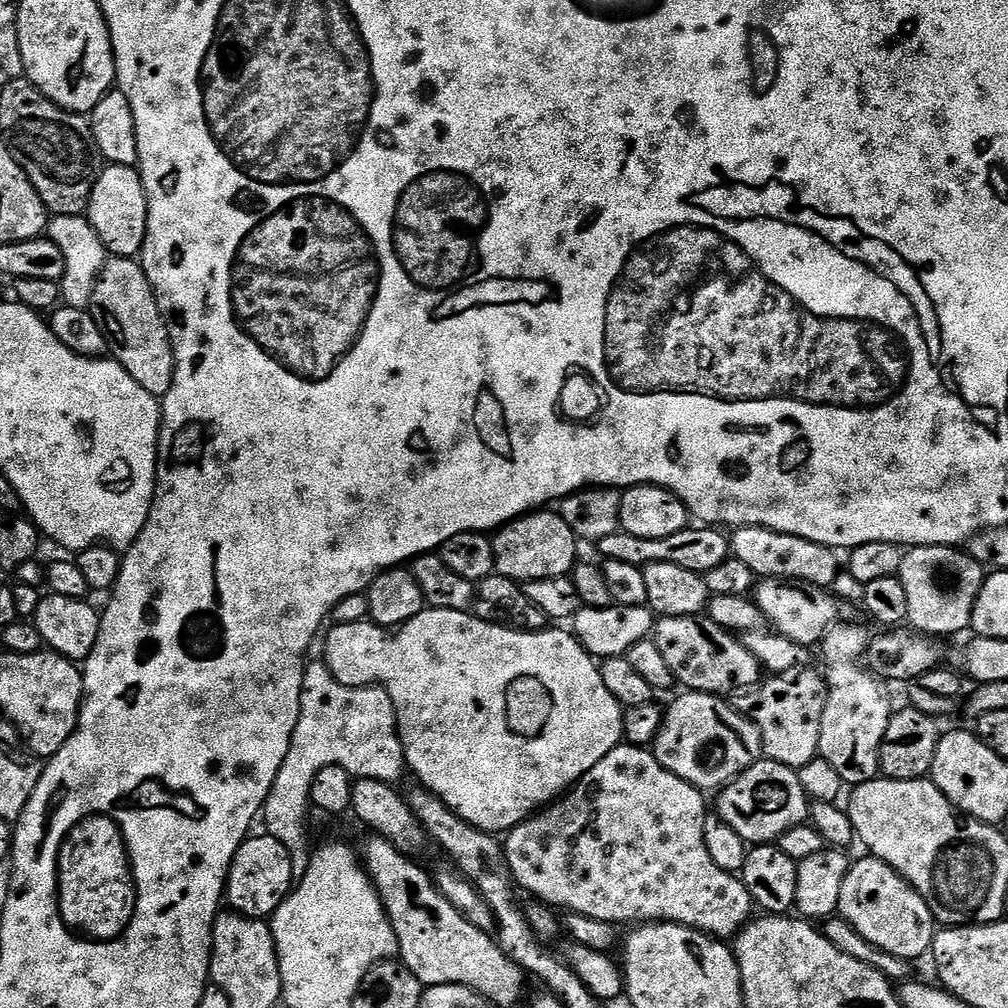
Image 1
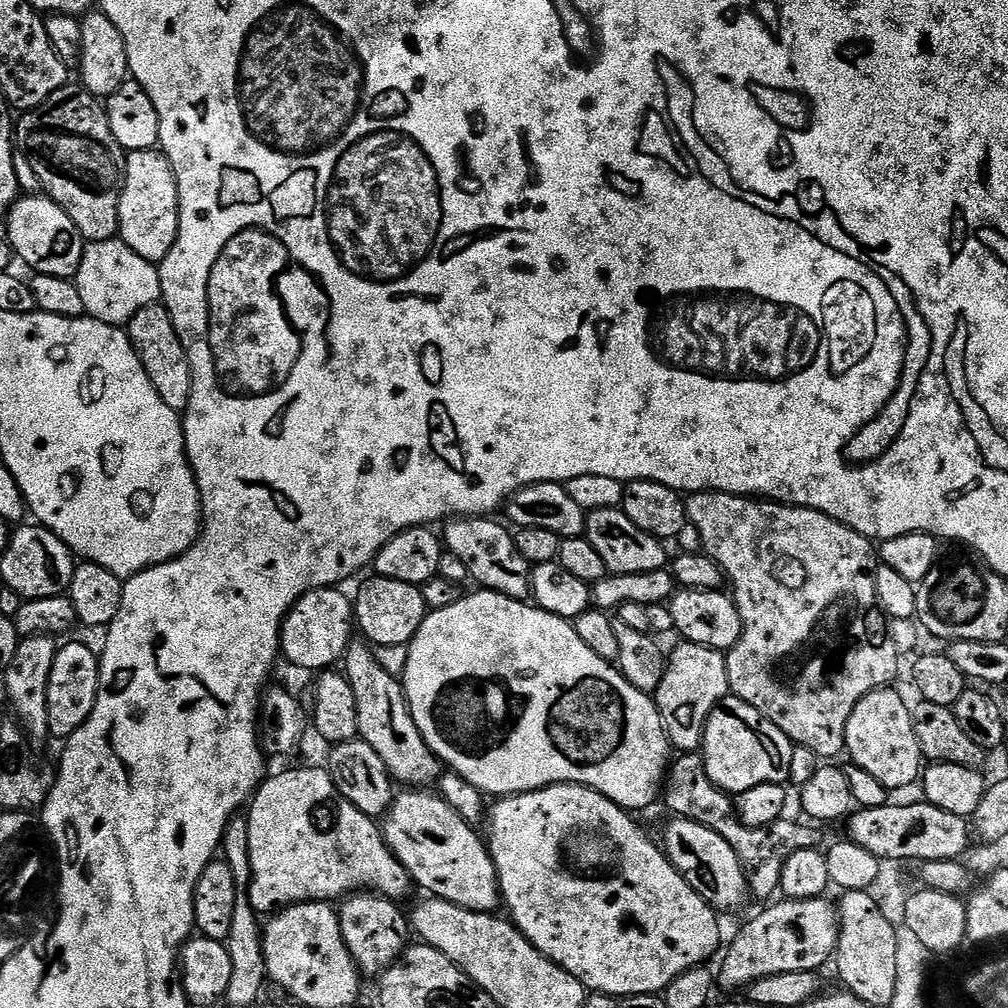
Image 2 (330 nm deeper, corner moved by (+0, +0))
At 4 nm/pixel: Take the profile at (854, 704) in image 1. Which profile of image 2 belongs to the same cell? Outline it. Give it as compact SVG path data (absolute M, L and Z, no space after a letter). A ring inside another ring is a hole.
M891 687L876 688L866 698L854 706L854 714L850 714L850 722L846 722L846 749L847 759L857 764L866 774L878 778L885 790L892 788L908 788L912 783L919 781L922 776L922 769L925 767L924 752L920 749L918 734L914 734L914 722L912 721L912 708L904 705L904 700L898 693L892 692Z

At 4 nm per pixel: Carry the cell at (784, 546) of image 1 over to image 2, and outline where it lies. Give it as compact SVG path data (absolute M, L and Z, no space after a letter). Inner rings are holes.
M693 492L687 497L688 523L698 528L701 540L704 543L703 551L711 556L724 570L724 575L736 587L734 599L740 609L740 617L744 623L742 634L738 642L727 653L728 661L728 687L731 695L737 696L742 702L754 706L786 738L790 738L793 745L814 750L818 758L836 756L845 751L846 722L850 722L850 714L854 714L854 706L866 694L876 688L887 688L892 679L900 672L901 649L897 648L896 641L892 639L889 621L880 611L876 602L876 565L878 552L873 541L853 528L848 528L842 522L830 518L813 508L797 508L794 504L781 504L767 498L753 498L751 496L735 496L729 492Z

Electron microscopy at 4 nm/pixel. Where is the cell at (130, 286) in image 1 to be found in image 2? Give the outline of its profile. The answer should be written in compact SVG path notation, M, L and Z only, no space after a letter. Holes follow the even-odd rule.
M160 302L142 306L142 310L138 310L138 314L134 314L134 318L130 318L126 331L146 370L146 375L150 377L150 382L154 382L154 390L158 390L162 402L166 402L166 406L170 406L170 410L184 413L188 408L192 393L192 371L188 355L174 330L174 322L168 309Z

